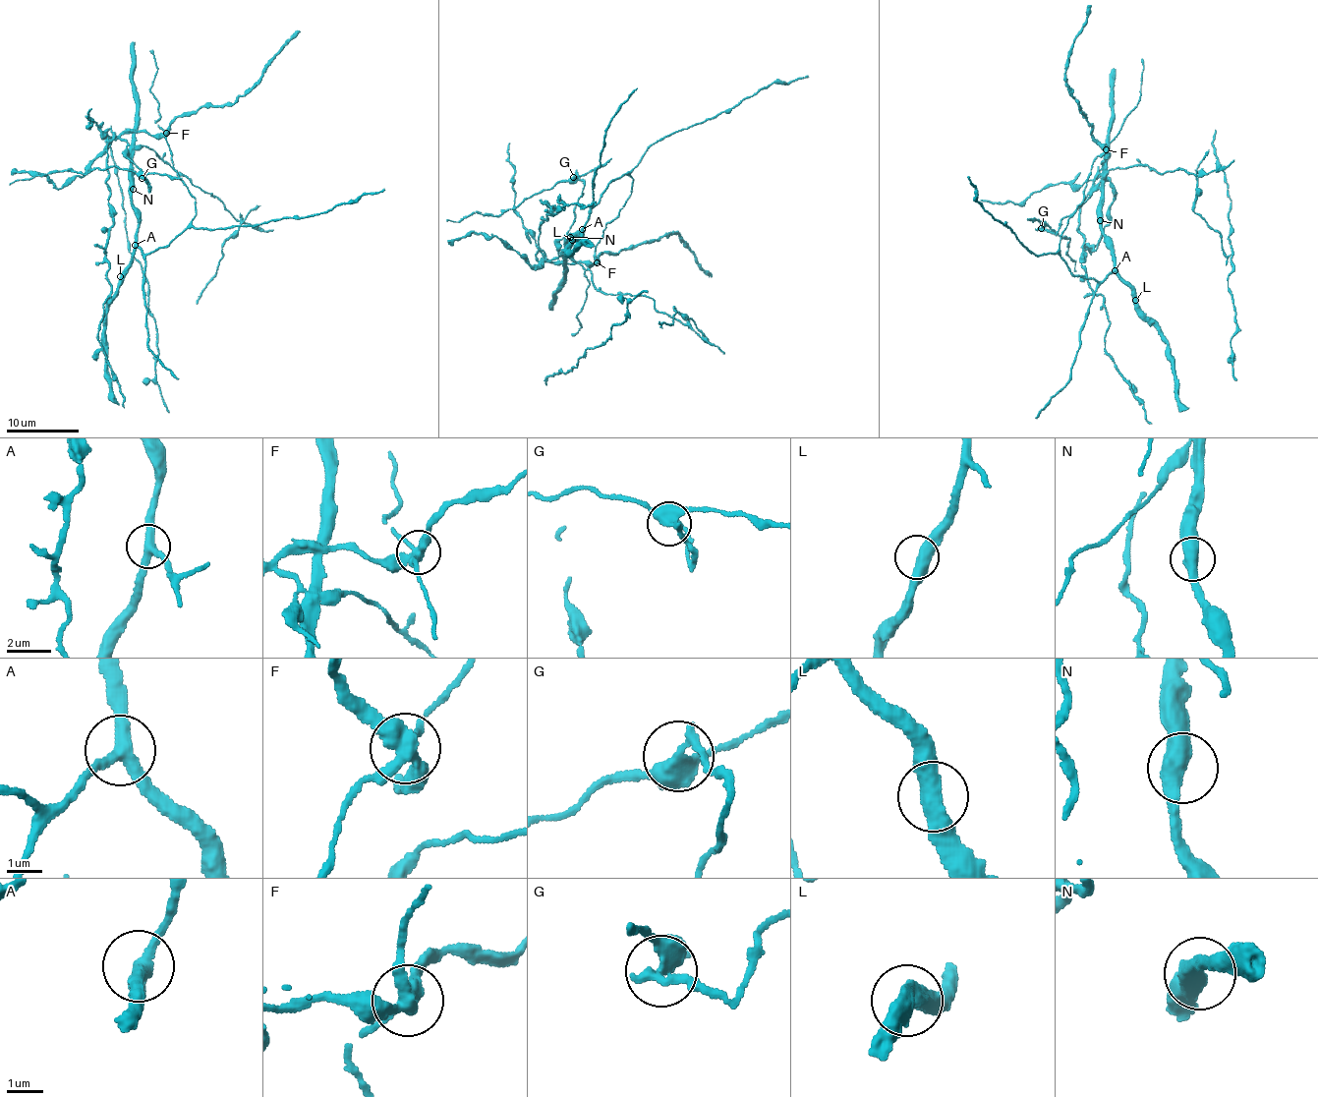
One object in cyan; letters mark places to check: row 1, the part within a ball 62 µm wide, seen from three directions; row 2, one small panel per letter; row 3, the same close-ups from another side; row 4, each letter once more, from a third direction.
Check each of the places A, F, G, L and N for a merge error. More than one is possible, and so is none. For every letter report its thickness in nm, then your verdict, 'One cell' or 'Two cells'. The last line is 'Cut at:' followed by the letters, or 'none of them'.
A: Thickness 340 nm. One cell
F: Thickness 380 nm. Two cells
G: Thickness 380 nm. Two cells
L: Thickness 480 nm. One cell
N: Thickness 500 nm. One cell
Cut at: F, G

